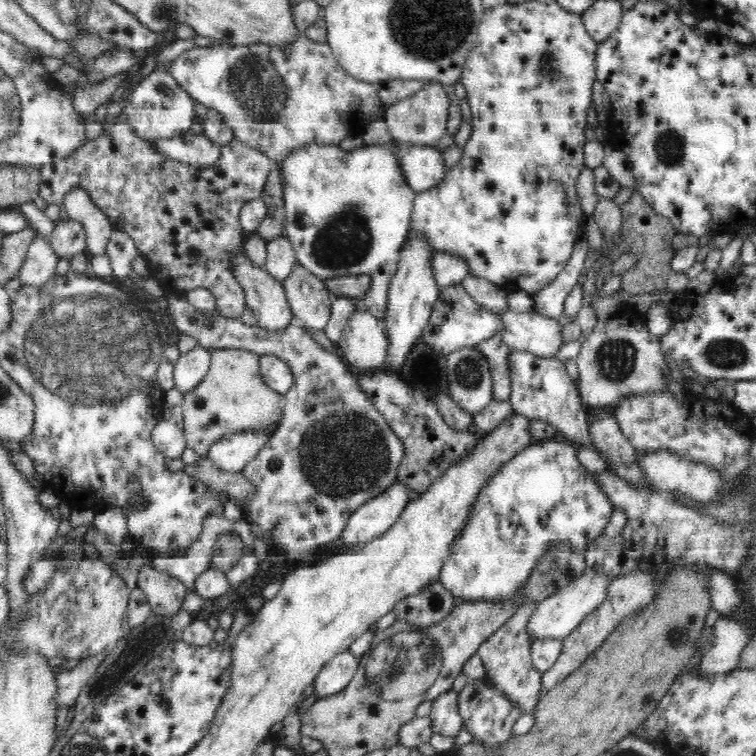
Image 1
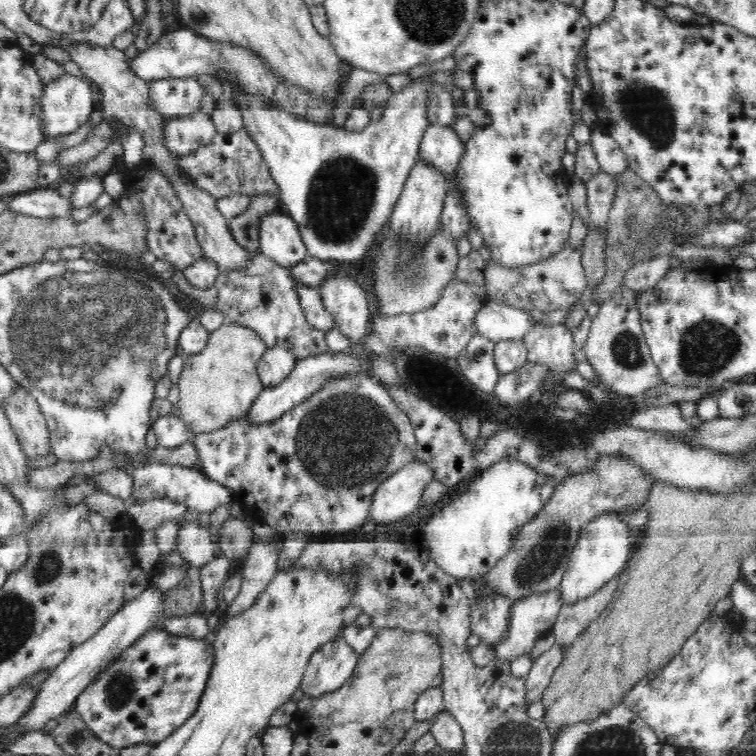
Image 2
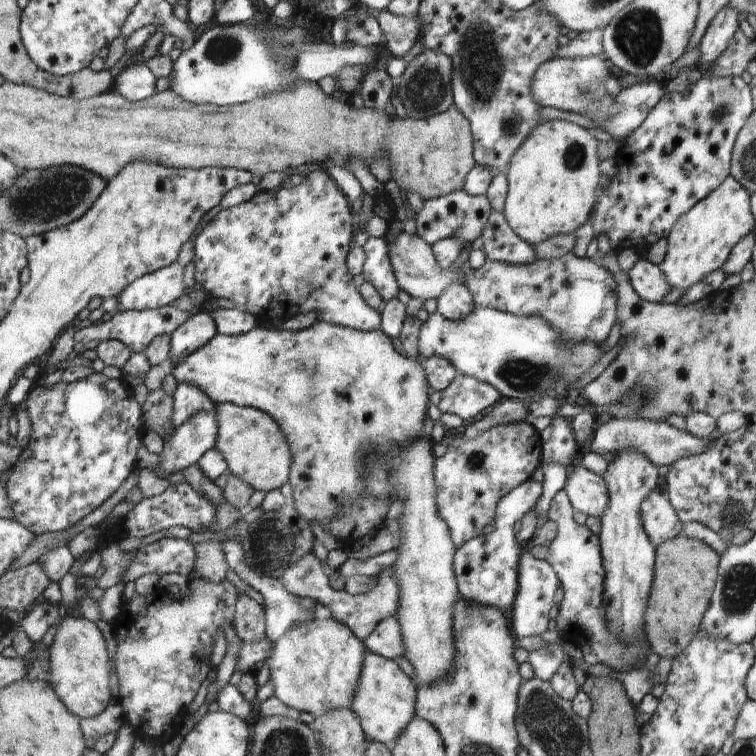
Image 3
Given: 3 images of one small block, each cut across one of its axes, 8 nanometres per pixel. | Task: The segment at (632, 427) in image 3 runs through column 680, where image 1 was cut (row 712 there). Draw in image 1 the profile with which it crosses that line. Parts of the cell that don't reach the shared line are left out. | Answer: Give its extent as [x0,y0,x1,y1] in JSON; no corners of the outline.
[429,690,463,738]

